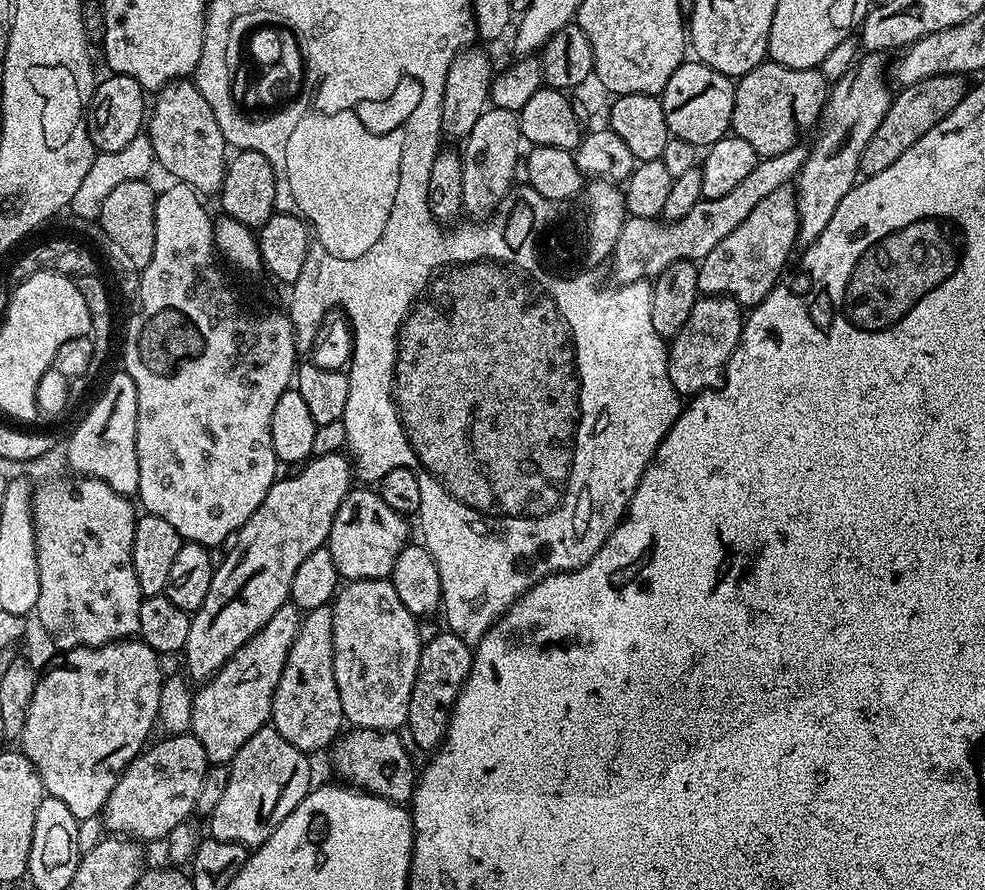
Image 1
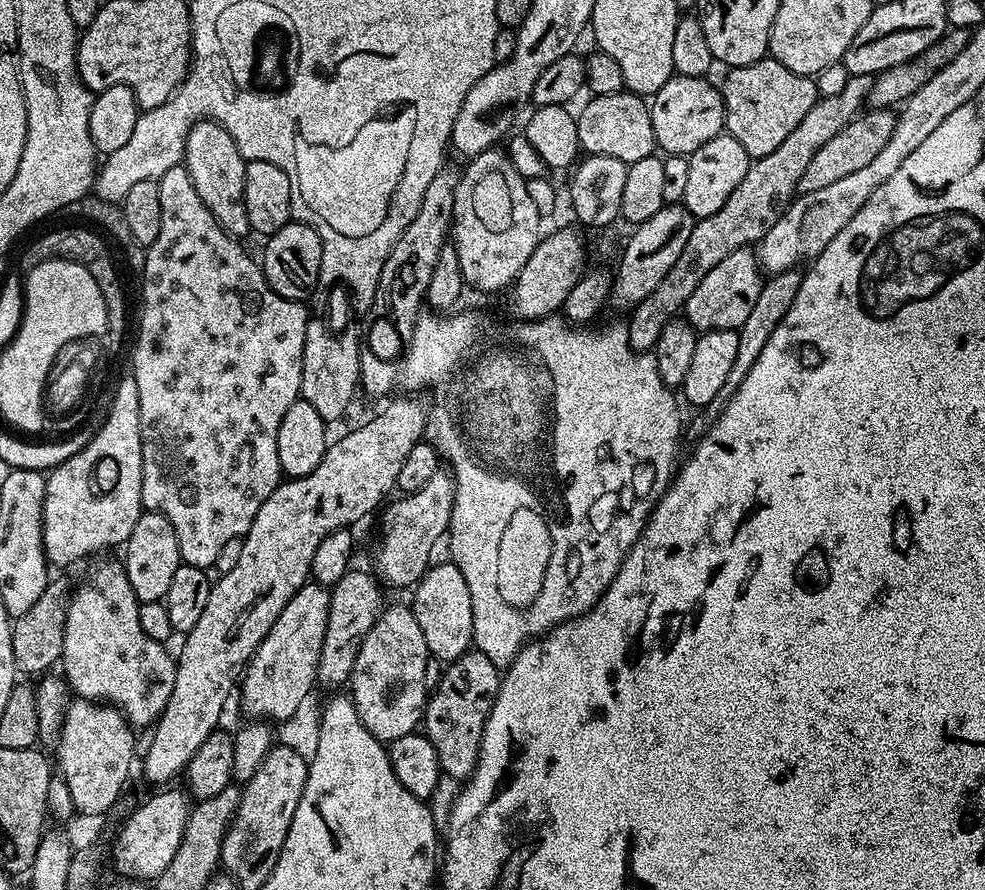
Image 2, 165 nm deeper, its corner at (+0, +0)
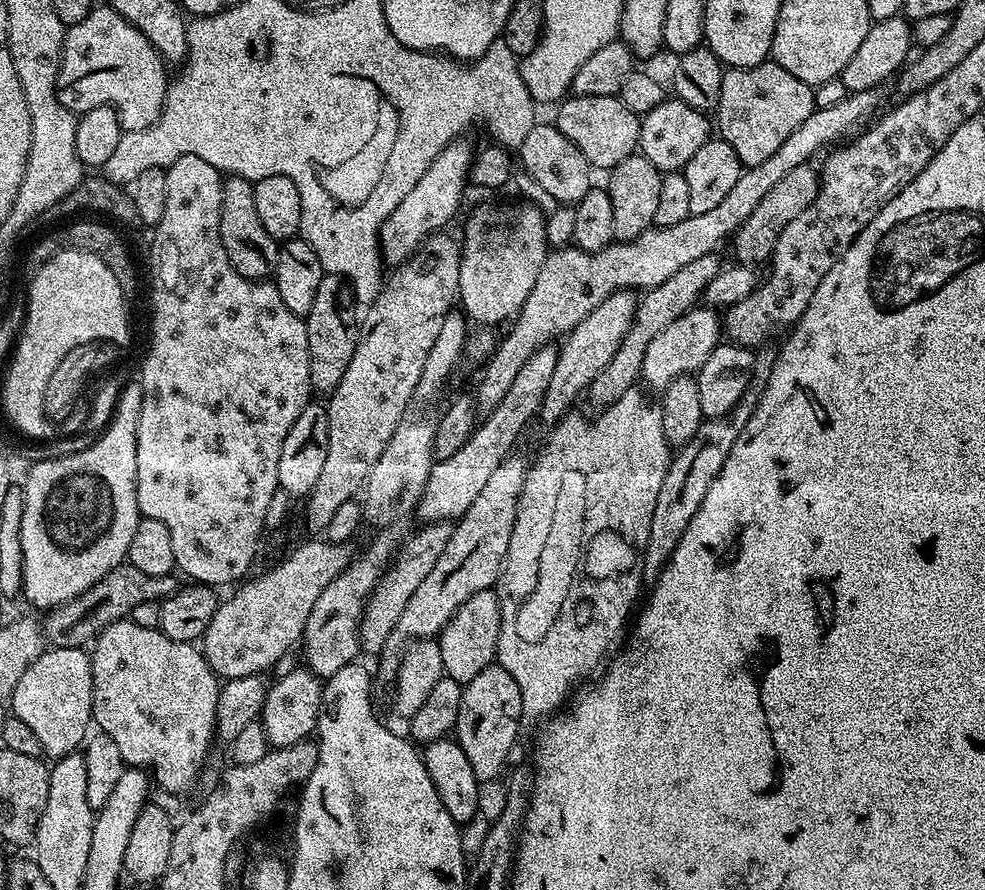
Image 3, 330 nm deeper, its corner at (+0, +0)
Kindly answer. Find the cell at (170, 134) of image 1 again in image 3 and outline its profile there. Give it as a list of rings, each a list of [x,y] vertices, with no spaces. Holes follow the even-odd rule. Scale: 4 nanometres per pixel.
[[[228,176],[223,181],[222,202],[220,203],[220,237],[222,246],[226,246],[226,258],[230,258],[230,266],[242,274],[247,280],[267,281],[276,271],[276,254],[278,242],[266,234],[262,221],[258,218],[258,210],[254,206],[254,184],[251,180],[243,180],[241,176]]]

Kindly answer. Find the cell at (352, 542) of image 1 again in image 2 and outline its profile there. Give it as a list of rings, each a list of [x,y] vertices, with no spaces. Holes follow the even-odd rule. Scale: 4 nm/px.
[[[441,470],[426,482],[426,486],[422,486],[422,490],[401,495],[401,500],[393,499],[383,509],[384,525],[380,528],[380,541],[376,544],[371,565],[381,585],[408,590],[424,577],[433,563],[432,551],[436,543],[439,540],[441,543],[448,531],[455,493],[456,481],[451,471]]]

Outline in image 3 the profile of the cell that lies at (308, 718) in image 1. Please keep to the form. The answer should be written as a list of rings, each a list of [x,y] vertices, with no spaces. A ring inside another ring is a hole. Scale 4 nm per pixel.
[[[435,521],[423,525],[404,546],[399,549],[398,555],[384,569],[376,589],[368,597],[364,605],[364,615],[360,617],[360,646],[366,653],[379,654],[384,651],[384,644],[390,638],[394,626],[406,608],[410,595],[418,590],[418,585],[430,574],[439,555],[446,550],[450,542],[455,525],[451,521]]]

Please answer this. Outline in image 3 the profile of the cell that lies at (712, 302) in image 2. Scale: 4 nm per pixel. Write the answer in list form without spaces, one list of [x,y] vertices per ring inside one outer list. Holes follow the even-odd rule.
[[[697,306],[690,309],[682,318],[674,318],[658,338],[653,338],[646,350],[640,375],[643,383],[648,383],[655,390],[662,390],[679,376],[691,376],[699,372],[702,362],[710,358],[716,345],[722,340],[722,316],[711,306]]]

